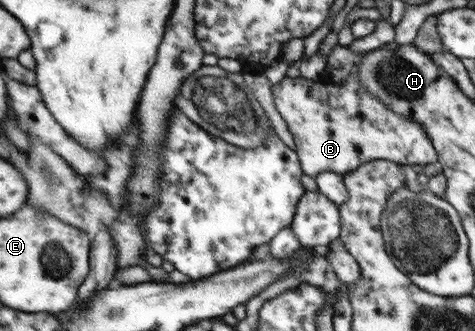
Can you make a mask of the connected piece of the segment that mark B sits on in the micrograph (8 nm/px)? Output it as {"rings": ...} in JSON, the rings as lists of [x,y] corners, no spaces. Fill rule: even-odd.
{"rings":[[[357,65],[351,70],[347,82],[341,87],[322,80],[315,81],[303,77],[291,79],[286,76],[280,83],[271,87],[271,93],[275,99],[275,109],[285,120],[287,129],[293,135],[295,151],[305,175],[315,178],[323,171],[331,171],[343,176],[371,160],[421,166],[438,161],[437,152],[423,126],[395,114],[383,102],[367,92],[365,87],[360,85]]]}

